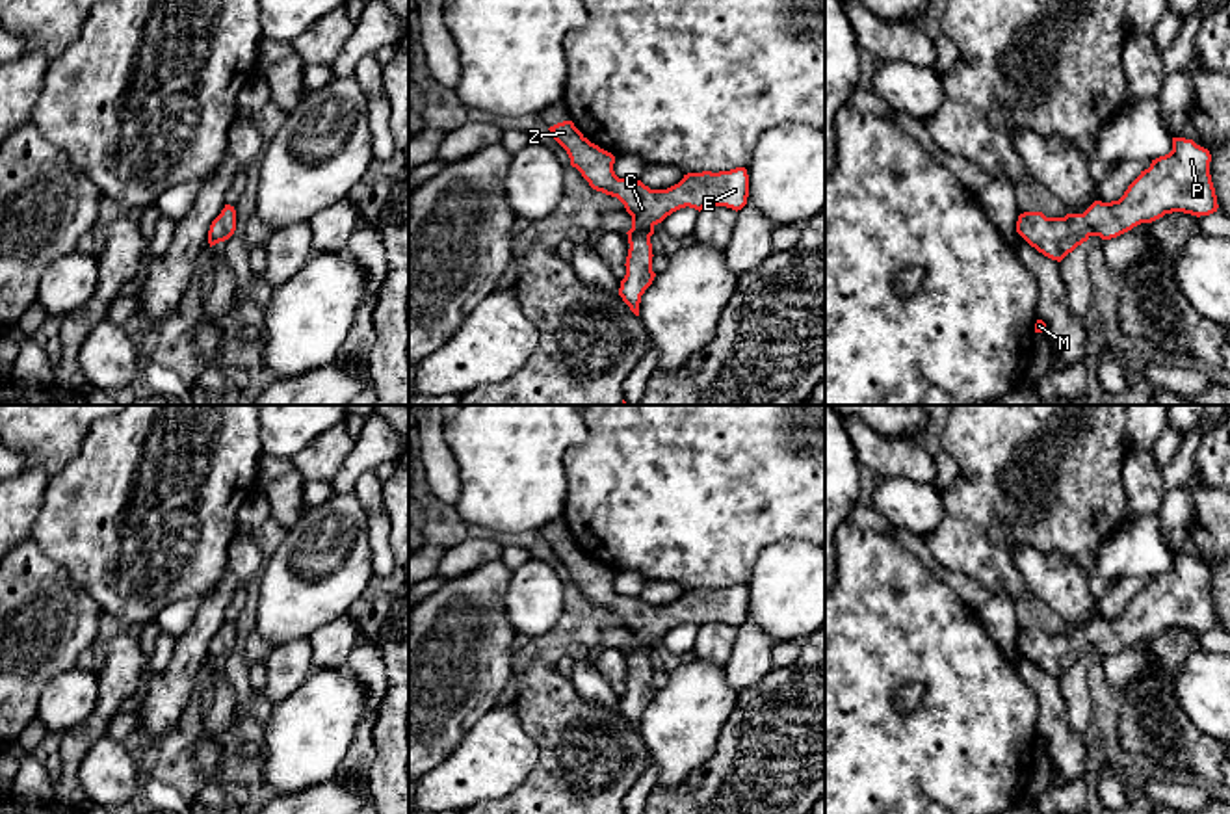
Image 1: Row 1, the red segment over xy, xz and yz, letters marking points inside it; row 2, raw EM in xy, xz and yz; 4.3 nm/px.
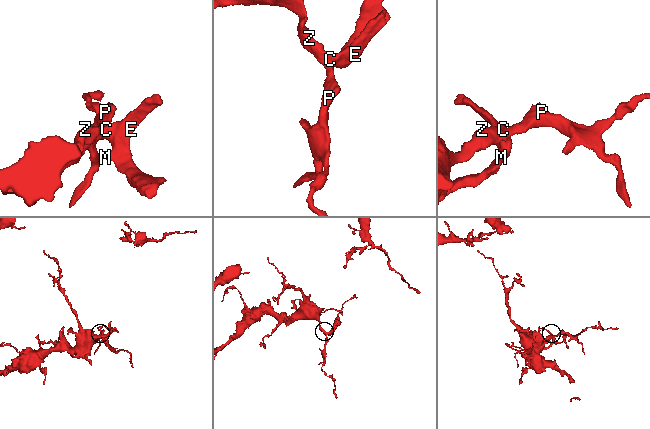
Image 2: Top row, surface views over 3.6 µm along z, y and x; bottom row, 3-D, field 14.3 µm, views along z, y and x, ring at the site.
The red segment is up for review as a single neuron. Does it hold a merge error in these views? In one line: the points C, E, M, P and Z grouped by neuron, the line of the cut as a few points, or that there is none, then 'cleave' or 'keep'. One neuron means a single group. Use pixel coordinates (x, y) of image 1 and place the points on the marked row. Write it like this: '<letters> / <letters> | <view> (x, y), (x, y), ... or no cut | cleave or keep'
C E M P Z | no cut | keep

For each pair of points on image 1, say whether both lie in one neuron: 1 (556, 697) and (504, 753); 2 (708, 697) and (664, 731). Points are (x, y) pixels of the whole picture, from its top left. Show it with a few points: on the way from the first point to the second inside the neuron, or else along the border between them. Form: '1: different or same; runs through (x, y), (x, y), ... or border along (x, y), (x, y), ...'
1: different; border along (513, 703), (521, 727), (539, 749), (530, 774)
2: same; runs through (697, 703), (675, 725)

